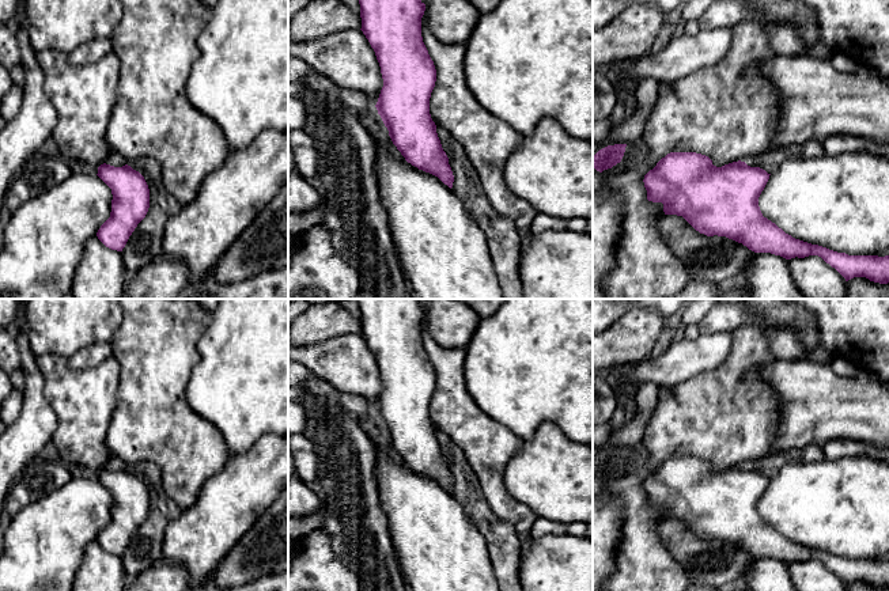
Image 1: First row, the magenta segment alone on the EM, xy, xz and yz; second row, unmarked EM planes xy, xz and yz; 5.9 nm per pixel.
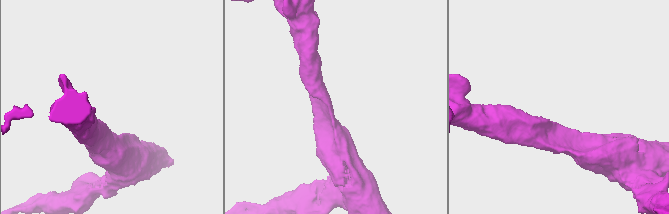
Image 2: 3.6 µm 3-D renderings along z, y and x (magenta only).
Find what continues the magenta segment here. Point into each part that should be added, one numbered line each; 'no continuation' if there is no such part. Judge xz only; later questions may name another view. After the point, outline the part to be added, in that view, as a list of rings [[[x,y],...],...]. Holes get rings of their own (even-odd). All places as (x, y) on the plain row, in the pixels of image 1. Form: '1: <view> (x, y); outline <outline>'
no continuation

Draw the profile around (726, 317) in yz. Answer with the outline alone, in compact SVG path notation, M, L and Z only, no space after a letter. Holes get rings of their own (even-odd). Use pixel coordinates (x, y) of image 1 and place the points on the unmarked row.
M742 299L737 303L715 303L697 323L700 334L733 333L742 325L763 326L761 312Z

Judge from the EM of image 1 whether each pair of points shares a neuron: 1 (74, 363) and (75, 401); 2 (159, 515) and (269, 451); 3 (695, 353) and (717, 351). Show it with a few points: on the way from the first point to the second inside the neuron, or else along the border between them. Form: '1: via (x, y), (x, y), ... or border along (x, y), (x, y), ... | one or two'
1: border along (103, 359), (84, 368), (71, 368), (65, 363) | two
2: border along (170, 521), (165, 529), (161, 552) | two
3: via (700, 353), (711, 351) | one

